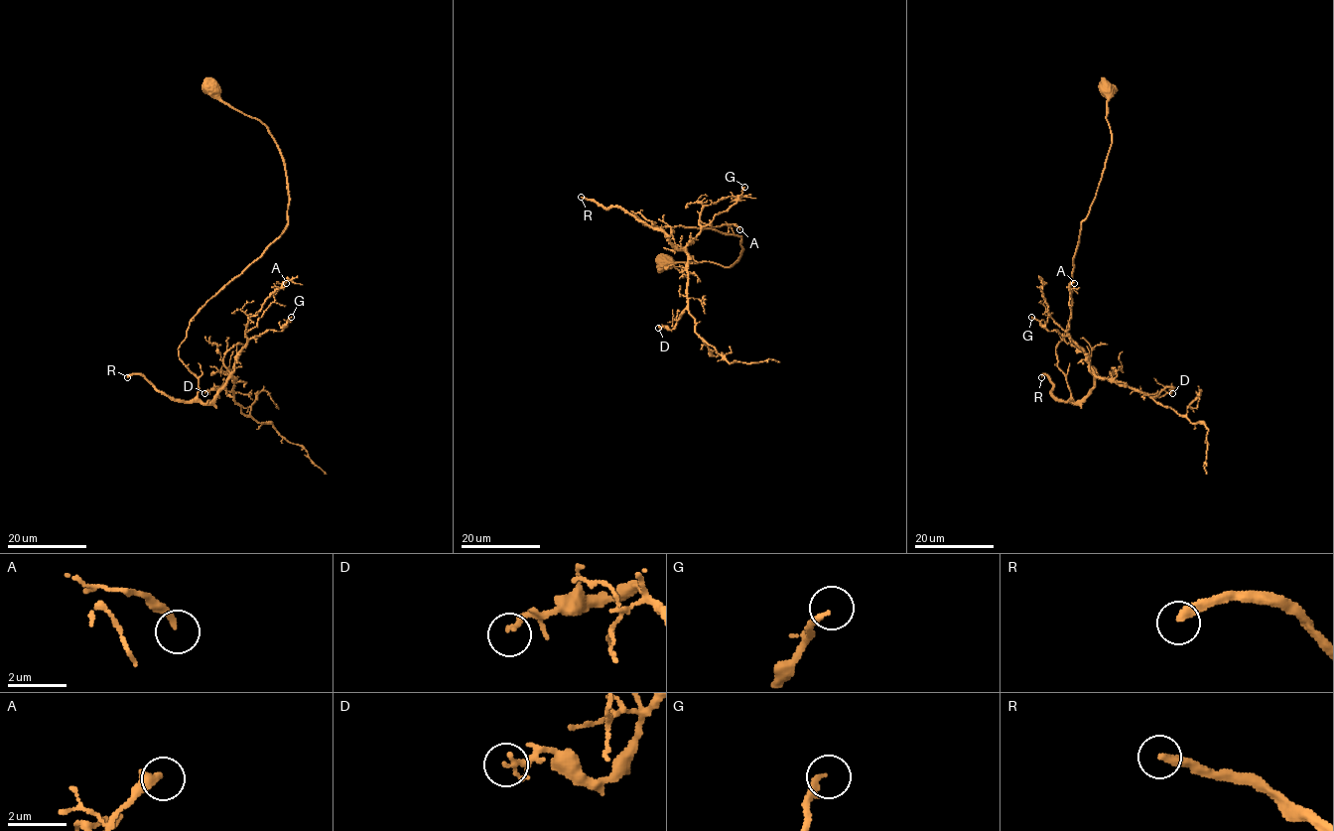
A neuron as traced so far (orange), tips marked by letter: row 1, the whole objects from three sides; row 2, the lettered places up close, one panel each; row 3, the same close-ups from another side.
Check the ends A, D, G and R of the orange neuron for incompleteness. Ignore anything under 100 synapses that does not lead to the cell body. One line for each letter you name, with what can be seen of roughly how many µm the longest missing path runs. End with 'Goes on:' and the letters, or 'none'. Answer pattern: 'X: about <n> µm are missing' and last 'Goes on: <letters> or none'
R: about 190 µm are missing
Goes on: R

